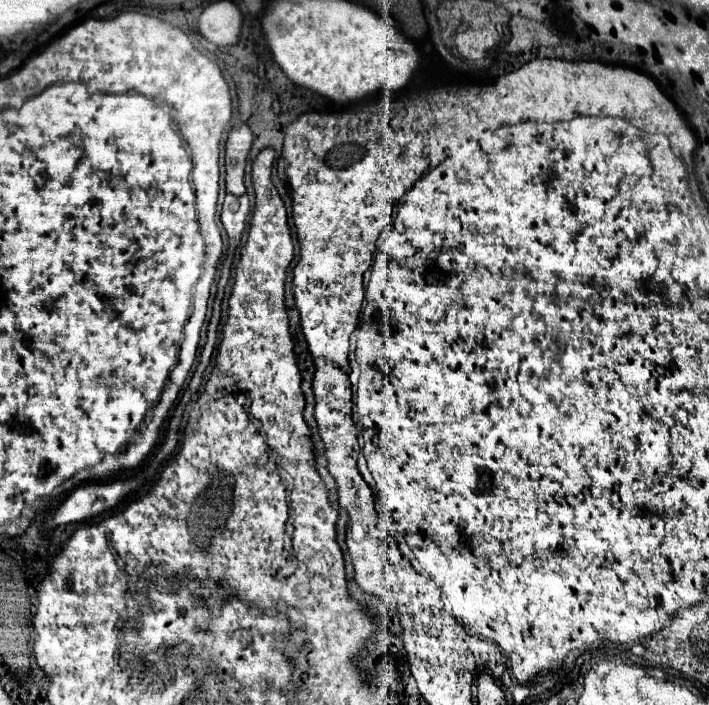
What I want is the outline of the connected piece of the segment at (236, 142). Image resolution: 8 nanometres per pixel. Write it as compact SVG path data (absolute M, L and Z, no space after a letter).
M246 124L234 126L226 140L226 190L234 196L246 192L244 166L252 146L252 132Z

